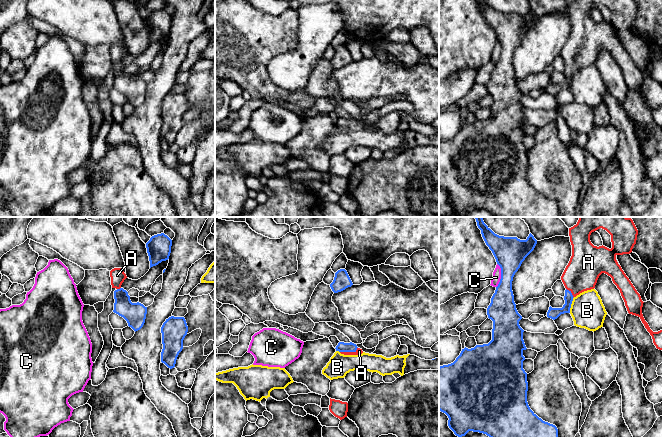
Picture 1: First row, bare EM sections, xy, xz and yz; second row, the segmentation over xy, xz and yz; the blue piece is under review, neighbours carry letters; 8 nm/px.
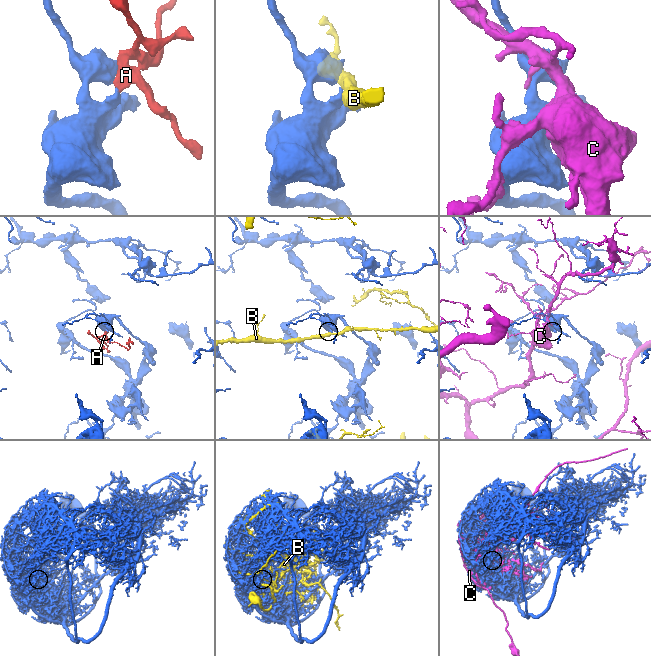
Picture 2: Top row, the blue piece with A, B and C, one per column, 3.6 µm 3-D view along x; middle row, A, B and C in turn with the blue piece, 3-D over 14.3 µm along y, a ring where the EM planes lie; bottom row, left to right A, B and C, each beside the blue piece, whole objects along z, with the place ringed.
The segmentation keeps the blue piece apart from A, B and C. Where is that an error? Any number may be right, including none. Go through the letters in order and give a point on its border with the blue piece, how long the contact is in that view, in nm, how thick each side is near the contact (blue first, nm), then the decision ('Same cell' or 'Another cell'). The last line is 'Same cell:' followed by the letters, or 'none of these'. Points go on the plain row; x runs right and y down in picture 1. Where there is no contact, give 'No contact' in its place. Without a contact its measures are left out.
A: Touches blue at xz (349, 127). Shared border 150 nm. Thickness 80 nm (blue) against 50 nm. Same cell
B: Touches blue at yz (570, 81). Shared border 130 nm. Thickness 90 nm (blue) against 280 nm. Another cell
C: Touches blue at yz (501, 51). Shared border 200 nm. Thickness 260 nm (blue) against 70 nm. Another cell
Same cell: A

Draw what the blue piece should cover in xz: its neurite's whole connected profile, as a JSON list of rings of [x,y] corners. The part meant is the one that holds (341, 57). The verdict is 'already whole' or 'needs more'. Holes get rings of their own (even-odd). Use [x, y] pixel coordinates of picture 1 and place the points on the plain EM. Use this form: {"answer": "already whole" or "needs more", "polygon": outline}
{"answer": "already whole", "polygon": [[[340,45],[335,49],[333,58],[330,63],[334,69],[341,68],[348,63],[353,61],[347,47],[345,45]]]}

